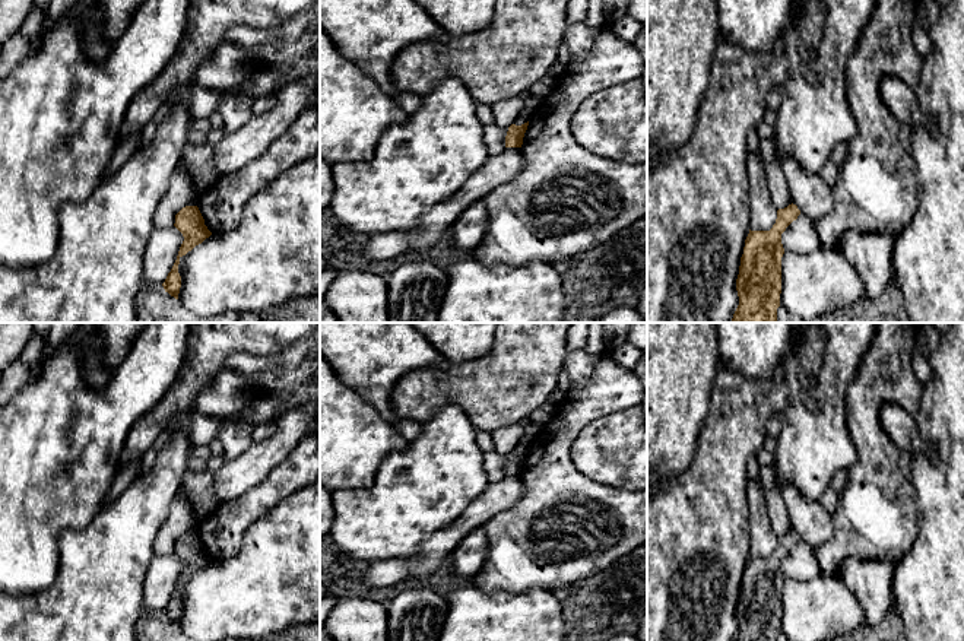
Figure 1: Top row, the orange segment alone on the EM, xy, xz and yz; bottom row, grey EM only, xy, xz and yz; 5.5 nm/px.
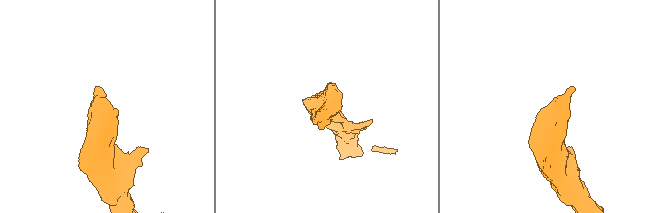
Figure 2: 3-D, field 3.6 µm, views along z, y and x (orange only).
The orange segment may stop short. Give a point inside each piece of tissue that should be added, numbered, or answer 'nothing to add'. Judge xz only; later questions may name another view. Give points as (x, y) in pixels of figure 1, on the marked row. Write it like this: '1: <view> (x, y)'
nothing to add

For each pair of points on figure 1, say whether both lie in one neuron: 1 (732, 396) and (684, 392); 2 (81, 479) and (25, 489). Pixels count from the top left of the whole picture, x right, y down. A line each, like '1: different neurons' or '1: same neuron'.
1: different neurons
2: same neuron

